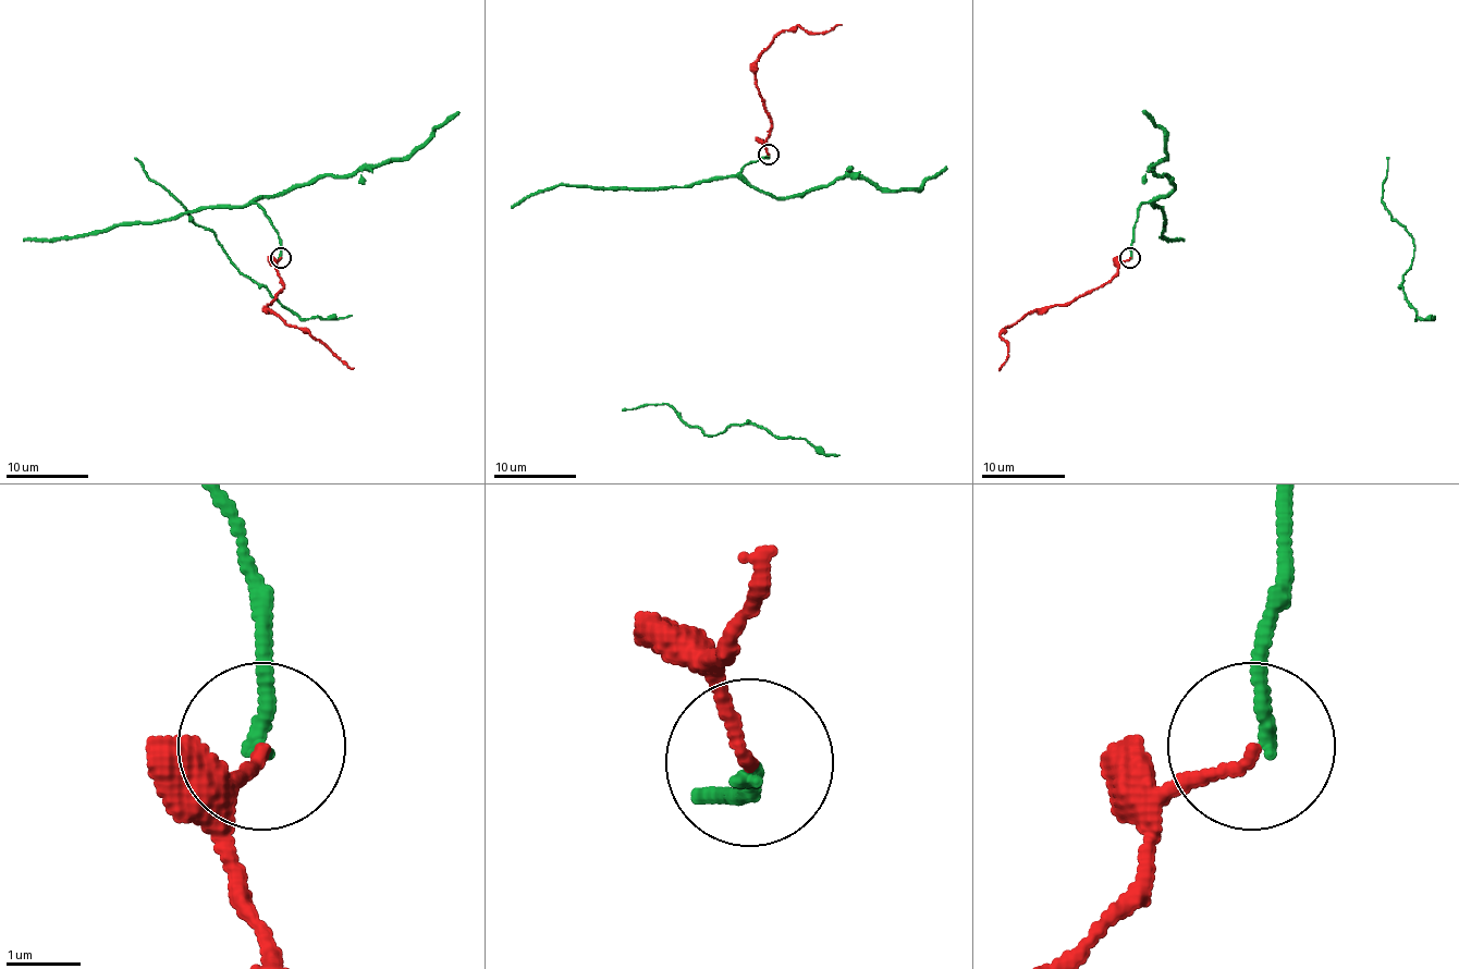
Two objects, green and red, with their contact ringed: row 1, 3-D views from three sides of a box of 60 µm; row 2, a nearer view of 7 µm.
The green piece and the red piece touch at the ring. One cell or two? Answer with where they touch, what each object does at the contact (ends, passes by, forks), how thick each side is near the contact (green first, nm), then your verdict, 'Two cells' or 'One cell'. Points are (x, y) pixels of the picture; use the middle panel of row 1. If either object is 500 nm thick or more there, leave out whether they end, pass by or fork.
Place: (768, 154). At the ring green ends. At the ring red ends. Thickness 200 nm (green) against 150 nm. One cell

